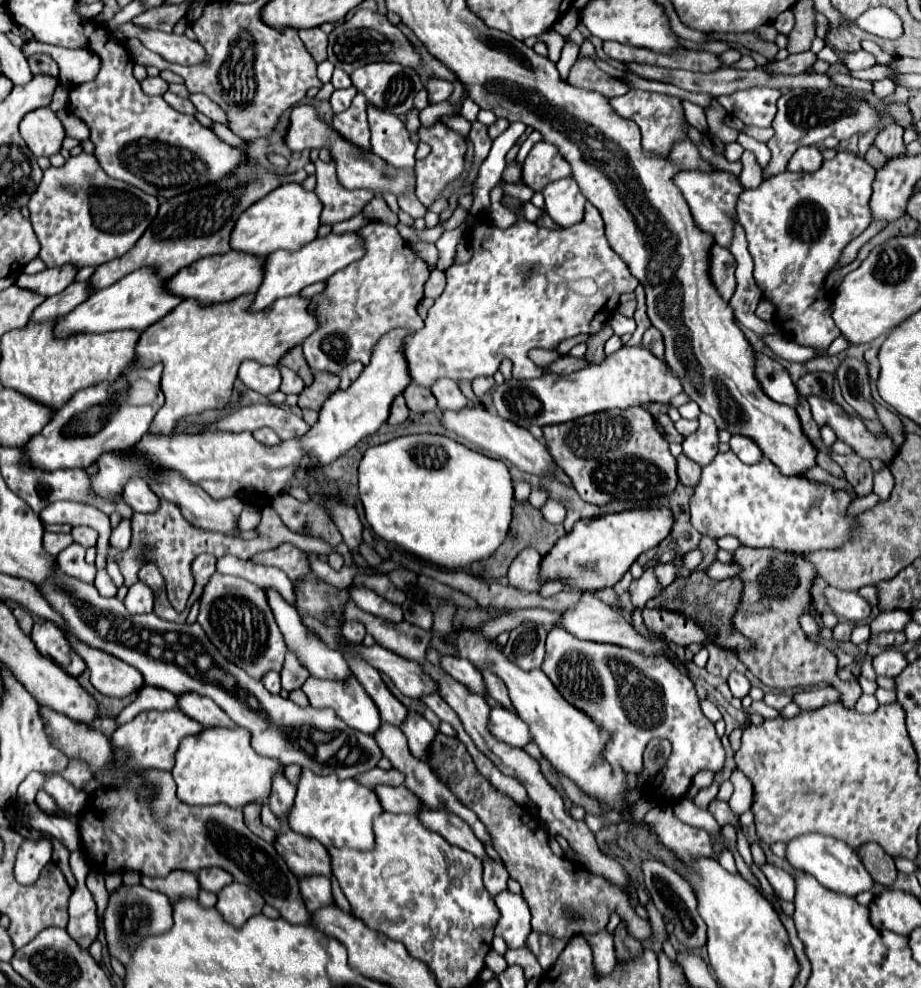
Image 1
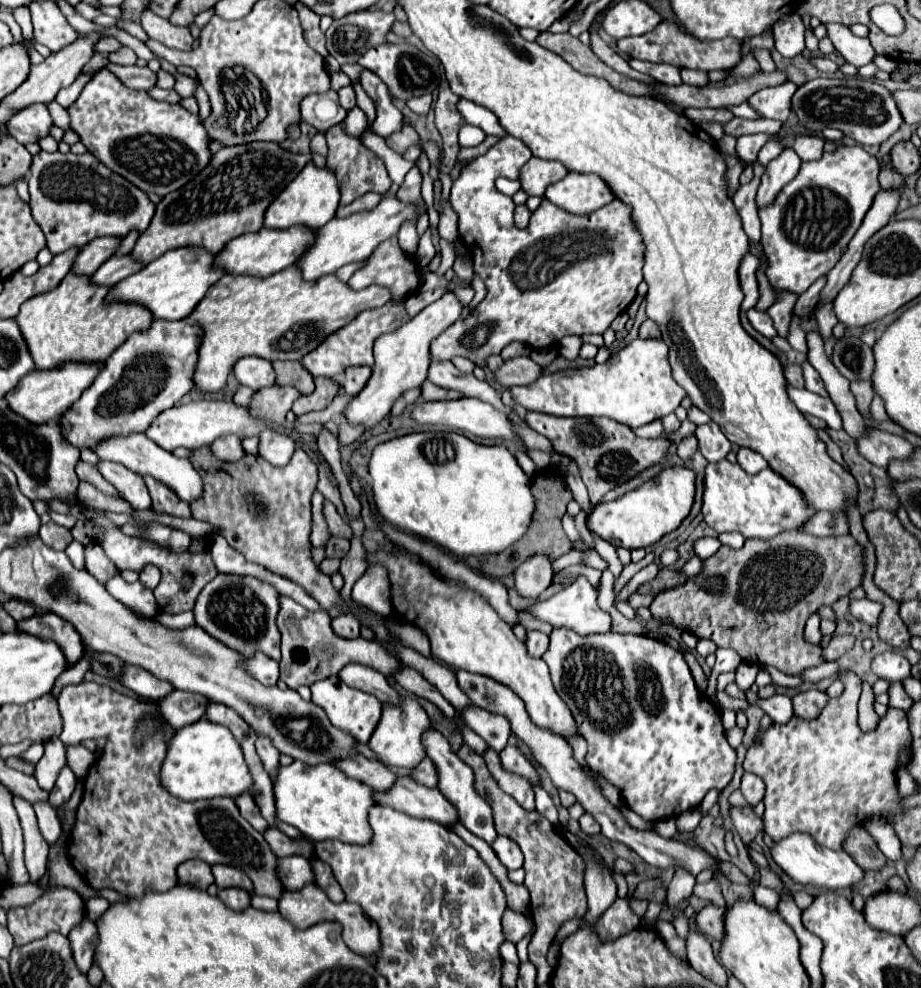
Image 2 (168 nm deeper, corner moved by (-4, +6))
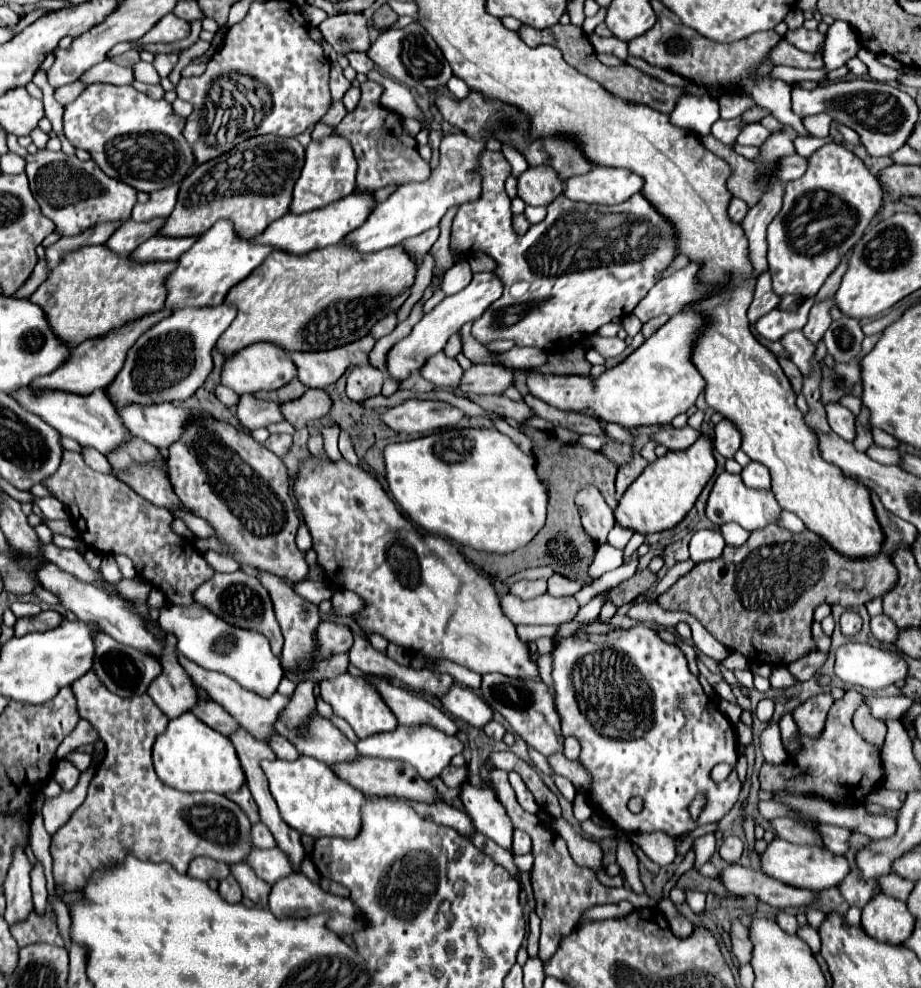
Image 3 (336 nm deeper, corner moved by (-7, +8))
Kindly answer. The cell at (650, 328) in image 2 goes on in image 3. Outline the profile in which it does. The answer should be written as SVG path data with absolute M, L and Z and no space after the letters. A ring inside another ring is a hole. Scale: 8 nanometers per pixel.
M663 315L663 317L655 317L655 319L651 319L649 323L645 323L645 325L643 325L643 335L645 335L645 339L649 339L661 325L665 325L667 319L669 319L669 317Z

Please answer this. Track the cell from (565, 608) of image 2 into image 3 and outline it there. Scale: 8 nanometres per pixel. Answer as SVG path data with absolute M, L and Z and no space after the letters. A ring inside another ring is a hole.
M511 593L501 597L503 613L511 619L513 625L557 625L567 623L579 611L575 597L551 597L541 595L529 601L523 601Z

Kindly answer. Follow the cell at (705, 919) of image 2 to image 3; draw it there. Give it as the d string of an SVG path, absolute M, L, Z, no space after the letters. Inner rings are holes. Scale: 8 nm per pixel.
M739 919L733 921L733 931L731 931L731 941L733 941L733 953L739 959L741 965L747 965L751 961L751 939L749 939L749 929L741 925Z

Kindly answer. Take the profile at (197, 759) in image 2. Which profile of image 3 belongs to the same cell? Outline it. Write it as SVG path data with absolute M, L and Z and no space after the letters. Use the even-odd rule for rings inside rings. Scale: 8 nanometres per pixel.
M185 713L183 717L169 721L165 733L161 733L153 745L153 765L155 773L165 785L185 793L213 791L225 795L245 783L233 743L227 737L215 733L193 713Z

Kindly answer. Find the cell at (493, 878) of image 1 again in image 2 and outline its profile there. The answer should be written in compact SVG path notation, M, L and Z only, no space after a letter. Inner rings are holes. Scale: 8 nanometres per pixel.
M498 837L498 839L492 843L492 849L496 851L498 859L502 861L502 865L504 865L508 871L514 871L514 869L520 869L520 867L522 867L524 857L520 855L518 847L516 847L510 839Z

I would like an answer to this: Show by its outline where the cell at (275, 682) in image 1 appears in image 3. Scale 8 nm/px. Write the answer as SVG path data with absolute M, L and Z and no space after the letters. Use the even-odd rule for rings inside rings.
M199 603L165 605L159 613L157 625L161 631L175 635L177 651L199 667L223 673L237 681L243 689L249 689L261 697L271 697L277 691L277 685L283 677L283 669L279 657L271 653L269 641L267 637L263 637L263 633L227 625L227 621L213 615L207 607Z

